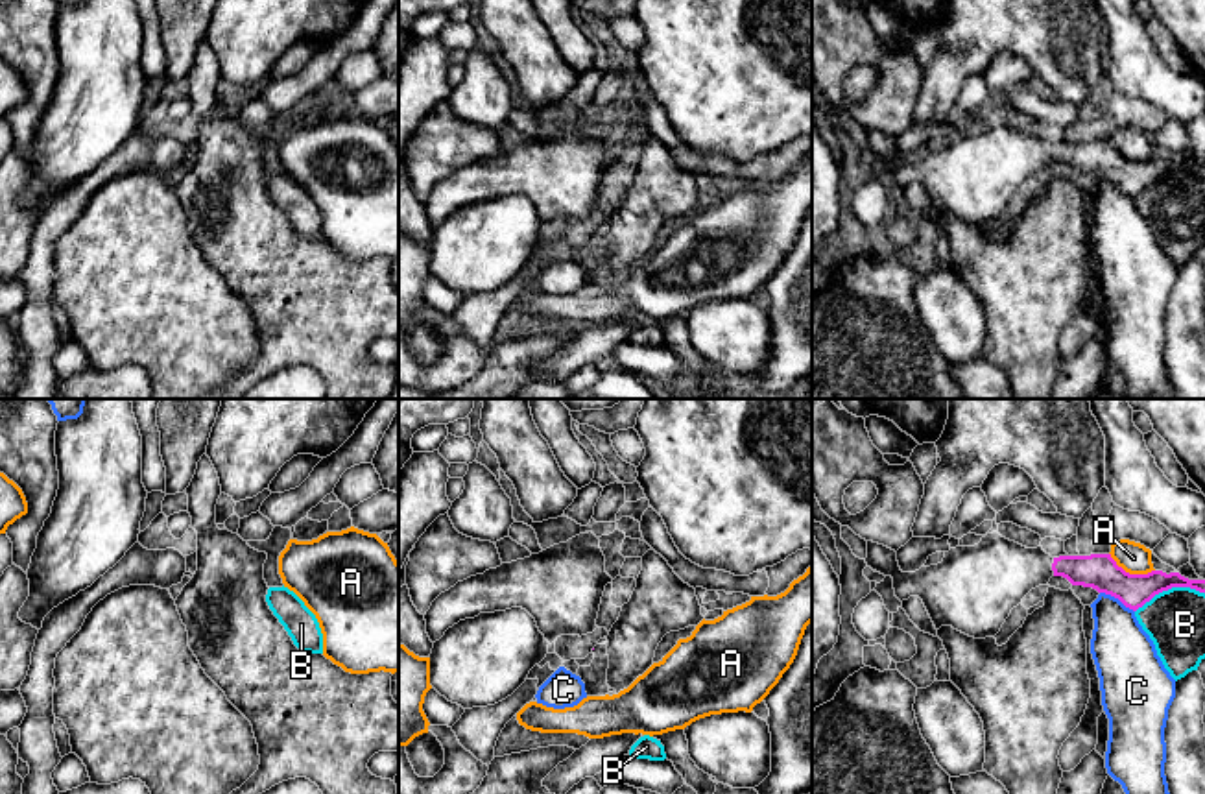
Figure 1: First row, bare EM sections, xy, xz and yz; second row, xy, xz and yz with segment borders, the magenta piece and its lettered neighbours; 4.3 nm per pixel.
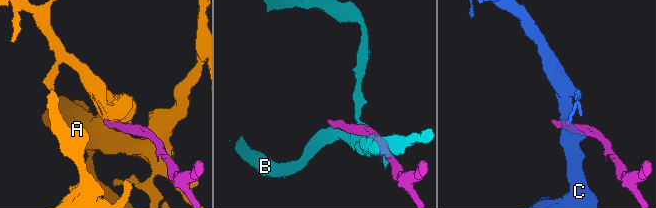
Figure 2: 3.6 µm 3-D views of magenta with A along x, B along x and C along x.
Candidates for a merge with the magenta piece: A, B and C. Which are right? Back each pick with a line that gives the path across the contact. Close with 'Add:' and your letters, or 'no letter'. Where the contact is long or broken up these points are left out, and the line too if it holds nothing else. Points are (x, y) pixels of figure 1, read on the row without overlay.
Add: no letter

